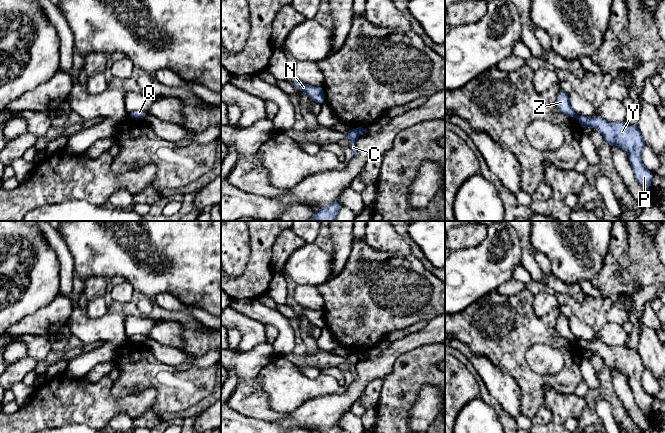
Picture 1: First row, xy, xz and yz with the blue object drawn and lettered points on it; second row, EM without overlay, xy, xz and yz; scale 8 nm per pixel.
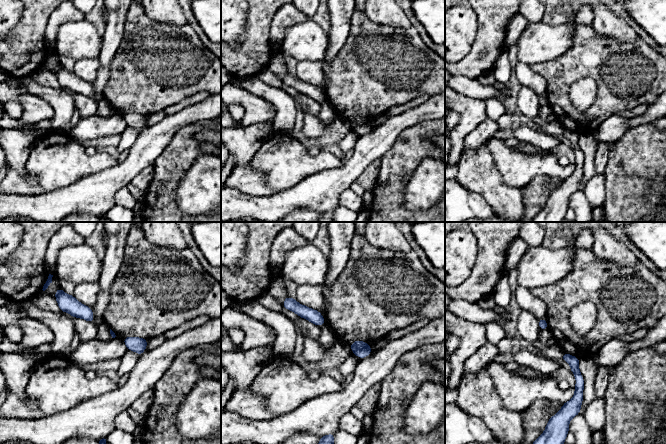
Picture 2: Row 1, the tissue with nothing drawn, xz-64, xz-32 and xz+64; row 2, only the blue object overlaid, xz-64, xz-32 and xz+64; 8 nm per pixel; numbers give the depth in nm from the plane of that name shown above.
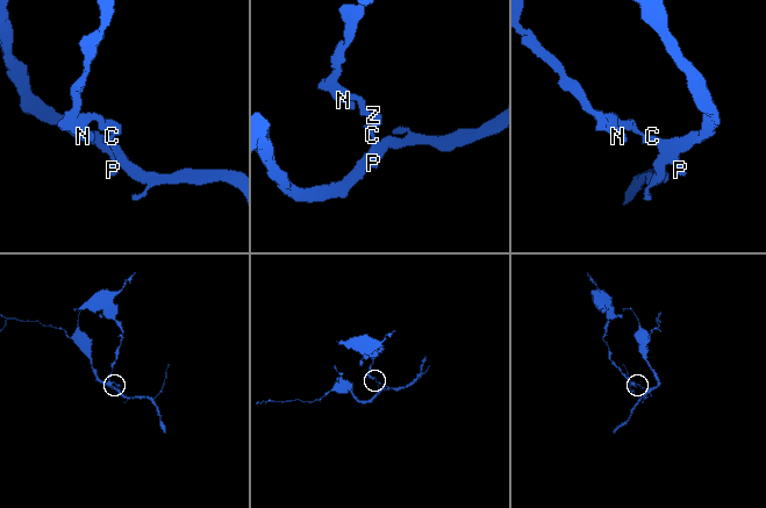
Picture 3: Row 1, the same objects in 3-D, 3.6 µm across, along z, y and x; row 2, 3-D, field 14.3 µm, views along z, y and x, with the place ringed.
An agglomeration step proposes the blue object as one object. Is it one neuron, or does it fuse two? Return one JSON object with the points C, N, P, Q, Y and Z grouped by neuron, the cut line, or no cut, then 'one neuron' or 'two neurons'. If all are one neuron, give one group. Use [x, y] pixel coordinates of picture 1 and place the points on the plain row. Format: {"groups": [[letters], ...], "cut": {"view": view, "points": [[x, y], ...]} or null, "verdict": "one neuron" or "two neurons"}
{"groups": [["C", "P", "Y"], ["N", "Q", "Z"]], "cut": {"view": "xz", "points": [[357, 353], [360, 356]]}, "verdict": "two neurons"}

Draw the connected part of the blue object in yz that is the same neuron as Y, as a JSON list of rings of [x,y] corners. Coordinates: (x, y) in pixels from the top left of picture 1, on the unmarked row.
[[[595,340],[576,341],[581,352],[592,351],[598,354],[611,371],[618,369],[628,377],[629,385],[637,406],[645,412],[650,412],[653,397],[647,394],[641,385],[641,377],[645,371],[644,364],[637,349],[630,349],[626,346],[608,346]]]

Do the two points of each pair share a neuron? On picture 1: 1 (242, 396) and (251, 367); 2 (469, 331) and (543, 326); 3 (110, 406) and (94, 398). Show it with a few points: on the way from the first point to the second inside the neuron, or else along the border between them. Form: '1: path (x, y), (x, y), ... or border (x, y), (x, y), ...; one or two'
1: border (257, 376), (238, 383); two
2: path (487, 326), (504, 327), (509, 332), (525, 329); one
3: path (106, 406), (102, 406), (98, 402); one

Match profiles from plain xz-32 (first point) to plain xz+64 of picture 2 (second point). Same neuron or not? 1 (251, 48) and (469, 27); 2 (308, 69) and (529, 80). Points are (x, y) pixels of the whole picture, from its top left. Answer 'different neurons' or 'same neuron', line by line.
1: different neurons
2: same neuron

